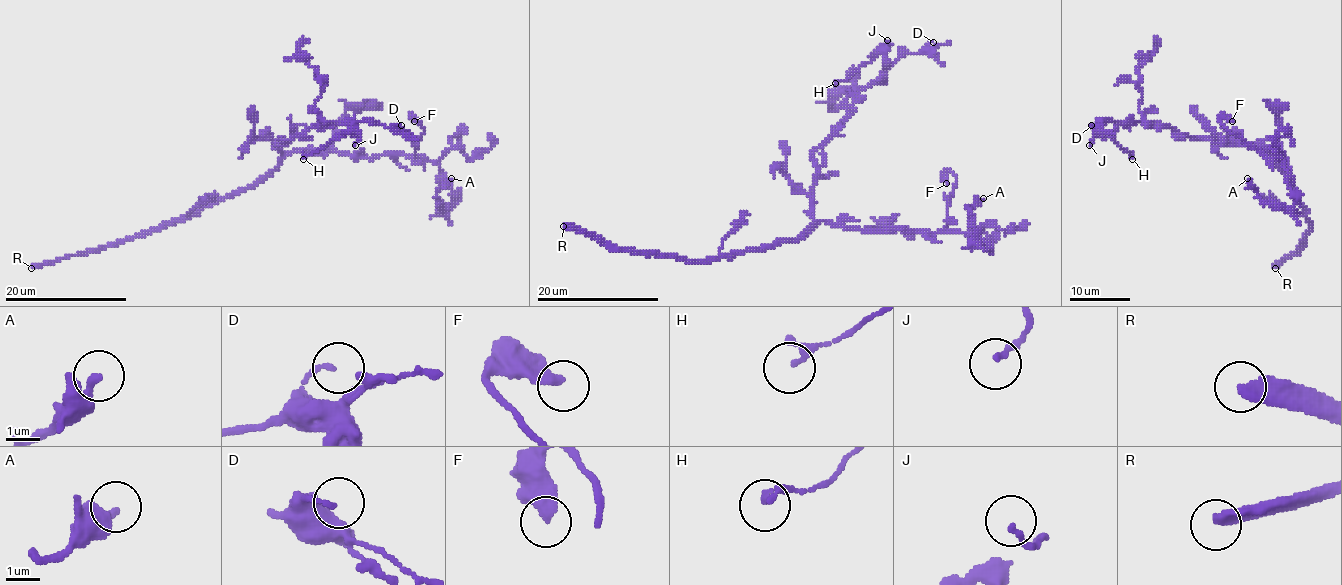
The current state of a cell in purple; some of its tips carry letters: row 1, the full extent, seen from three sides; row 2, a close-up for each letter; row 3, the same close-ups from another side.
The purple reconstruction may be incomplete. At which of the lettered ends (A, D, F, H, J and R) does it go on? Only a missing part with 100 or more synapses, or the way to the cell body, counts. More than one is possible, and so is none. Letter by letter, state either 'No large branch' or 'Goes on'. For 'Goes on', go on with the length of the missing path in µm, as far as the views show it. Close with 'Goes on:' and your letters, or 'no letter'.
A: No large branch
D: No large branch
F: No large branch
H: No large branch
J: No large branch
R: Goes on. Missing length about 200 µm
Goes on: R

